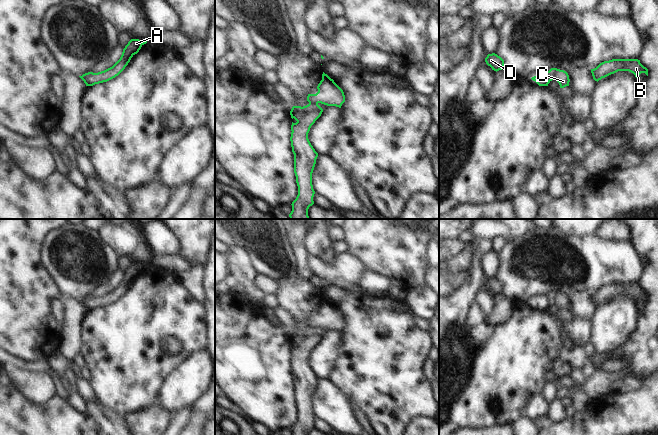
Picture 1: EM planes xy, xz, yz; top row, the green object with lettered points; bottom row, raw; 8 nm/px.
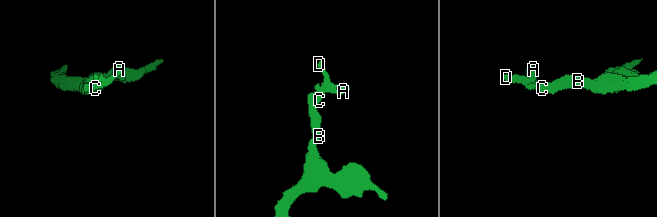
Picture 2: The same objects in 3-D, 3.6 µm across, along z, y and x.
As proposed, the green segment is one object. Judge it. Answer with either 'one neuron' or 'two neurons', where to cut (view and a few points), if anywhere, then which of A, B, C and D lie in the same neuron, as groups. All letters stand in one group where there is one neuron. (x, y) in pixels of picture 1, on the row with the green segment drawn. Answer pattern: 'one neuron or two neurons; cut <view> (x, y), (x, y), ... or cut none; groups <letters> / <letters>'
two neurons; cut yz (545, 72), (545, 75), (550, 80); groups A D / B C

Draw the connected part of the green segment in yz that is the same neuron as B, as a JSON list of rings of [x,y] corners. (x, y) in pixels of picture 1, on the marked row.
[[[612,59],[600,63],[596,68],[591,69],[593,79],[599,81],[618,71],[629,71],[637,78],[641,73],[648,76],[648,69],[638,59]]]

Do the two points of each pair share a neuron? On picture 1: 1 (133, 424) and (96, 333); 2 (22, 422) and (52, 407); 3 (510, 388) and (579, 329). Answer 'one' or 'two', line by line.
1: two
2: one
3: one

